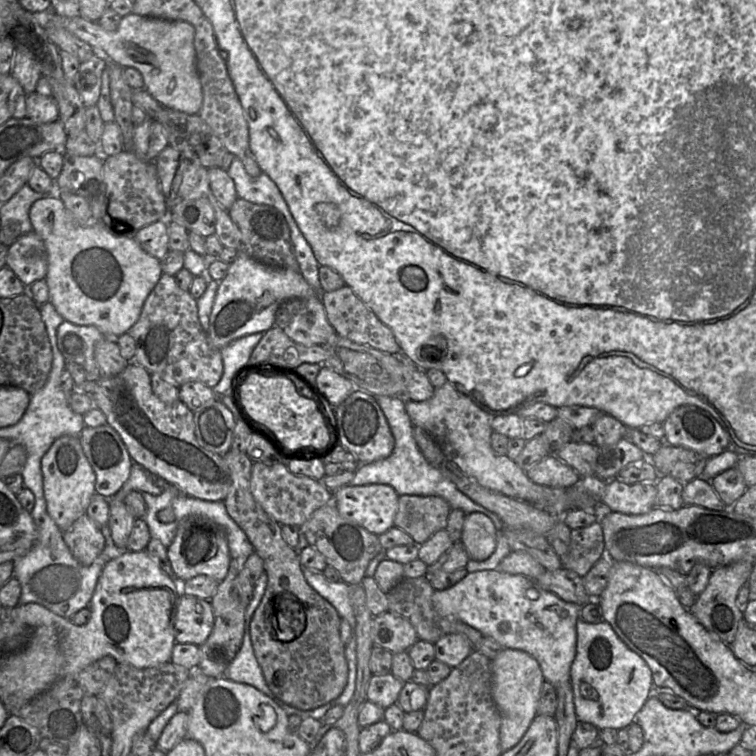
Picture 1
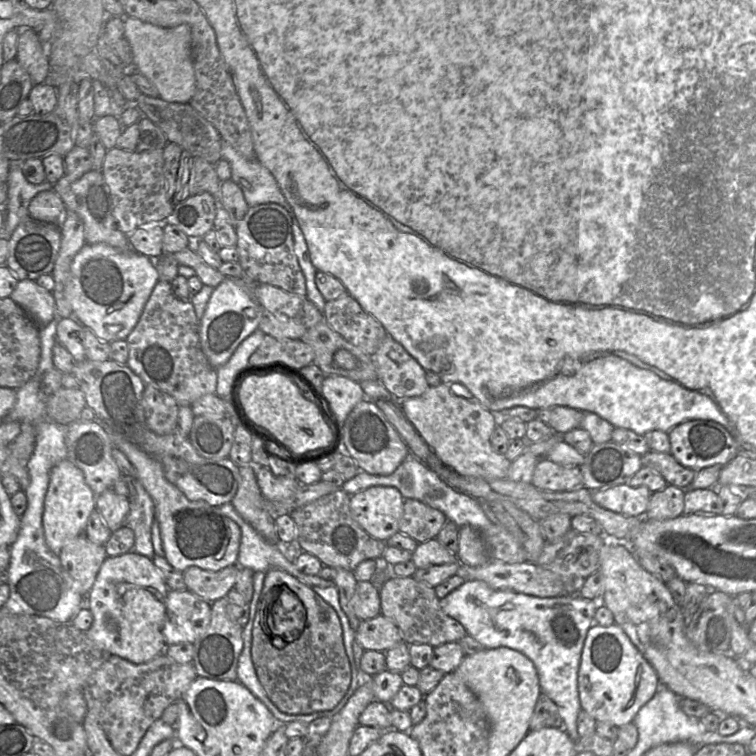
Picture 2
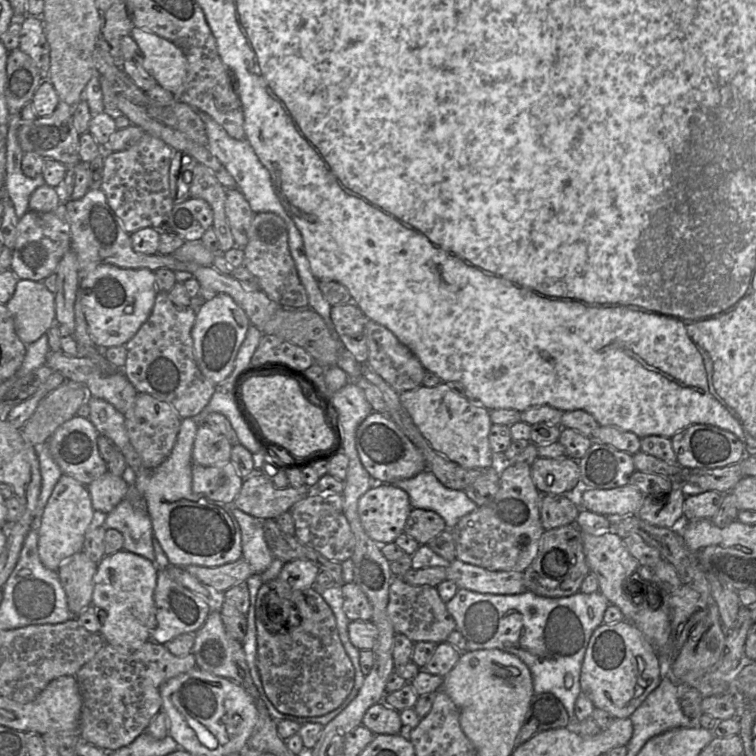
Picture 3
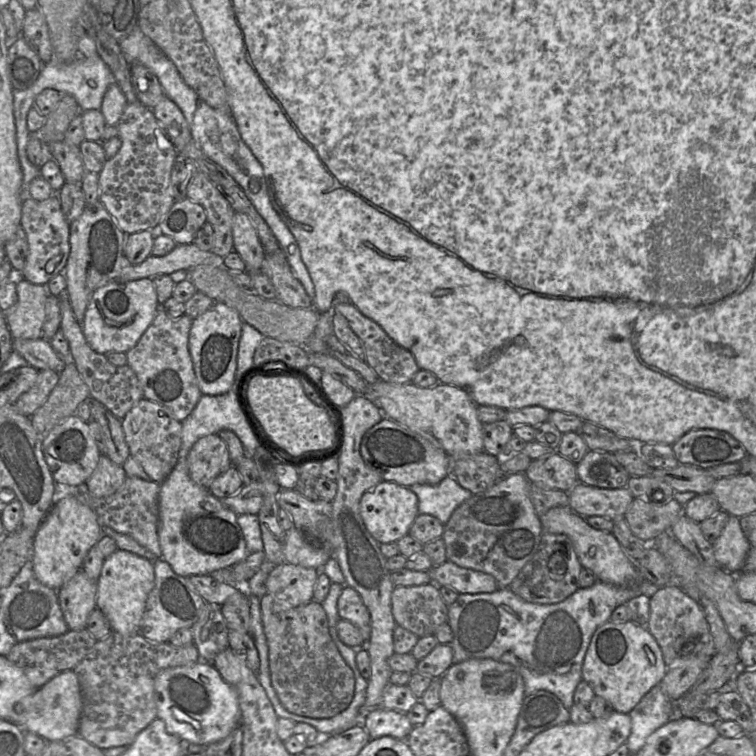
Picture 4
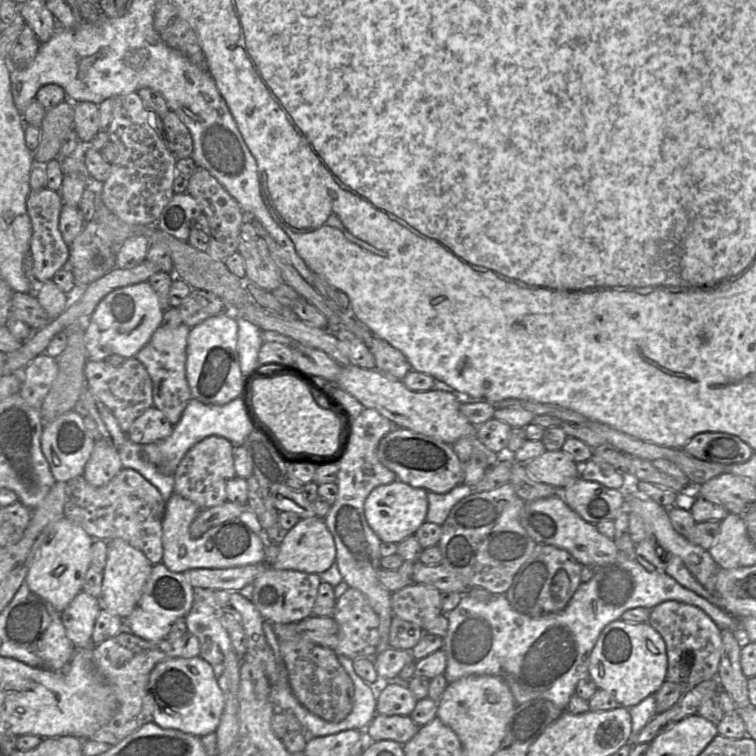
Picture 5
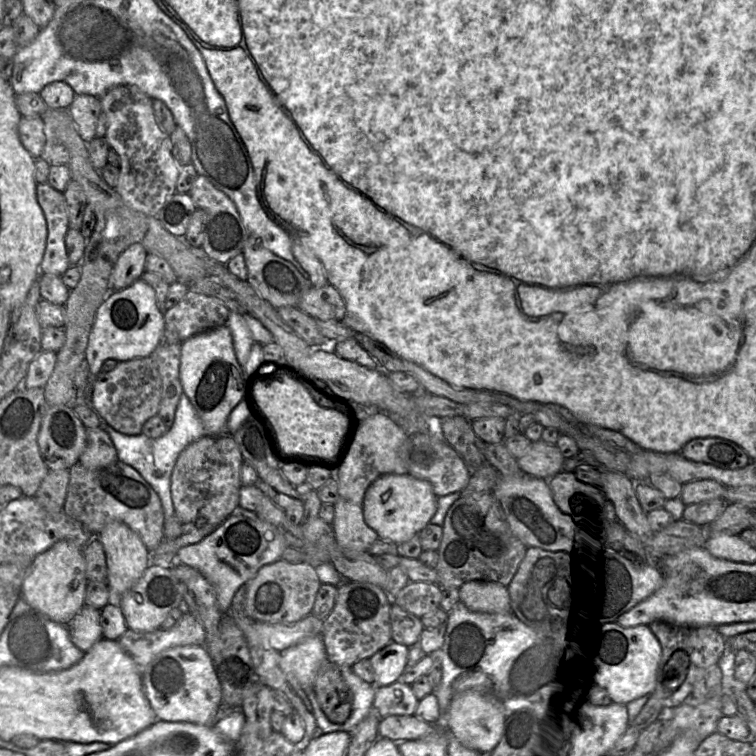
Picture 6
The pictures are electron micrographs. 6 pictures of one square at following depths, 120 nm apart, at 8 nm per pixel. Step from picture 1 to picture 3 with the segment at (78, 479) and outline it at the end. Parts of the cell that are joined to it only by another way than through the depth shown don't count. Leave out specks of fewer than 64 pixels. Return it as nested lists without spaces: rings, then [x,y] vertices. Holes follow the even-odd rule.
[[[63,474],[52,491],[38,528],[38,554],[42,564],[58,571],[64,561],[83,550],[86,531],[102,516],[93,509],[87,487]]]

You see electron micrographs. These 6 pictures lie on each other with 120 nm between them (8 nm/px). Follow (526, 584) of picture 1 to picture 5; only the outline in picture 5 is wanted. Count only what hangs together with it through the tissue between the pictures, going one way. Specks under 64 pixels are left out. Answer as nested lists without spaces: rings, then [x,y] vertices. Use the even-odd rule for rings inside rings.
[[[619,554],[611,564],[595,568],[593,577],[579,585],[563,610],[543,617],[531,618],[518,613],[505,595],[493,595],[487,602],[462,595],[459,604],[445,613],[448,630],[442,647],[447,658],[444,676],[448,683],[471,675],[495,676],[505,681],[517,705],[544,699],[565,711],[571,696],[575,694],[578,681],[588,674],[591,651],[603,628],[610,622],[620,619],[628,609],[636,607],[652,609],[668,600],[697,606],[713,620],[719,629],[729,630],[737,639],[740,639],[741,625],[738,618],[683,587],[665,572],[648,572],[634,559],[633,555]]]

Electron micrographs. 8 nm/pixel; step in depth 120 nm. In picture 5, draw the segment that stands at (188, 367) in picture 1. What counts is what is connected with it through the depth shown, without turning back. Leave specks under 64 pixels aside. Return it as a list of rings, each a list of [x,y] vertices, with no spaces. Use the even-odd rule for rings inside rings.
[[[181,324],[174,329],[160,326],[149,342],[136,354],[146,368],[153,384],[153,406],[159,409],[174,426],[192,398],[186,378],[187,341],[191,328]]]

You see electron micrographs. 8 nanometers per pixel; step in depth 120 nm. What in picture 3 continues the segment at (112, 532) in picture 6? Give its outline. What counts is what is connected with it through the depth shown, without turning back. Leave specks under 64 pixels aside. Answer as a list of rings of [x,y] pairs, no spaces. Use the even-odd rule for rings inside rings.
[[[118,551],[104,556],[98,563],[94,576],[92,606],[98,611],[102,619],[100,635],[105,642],[117,648],[134,650],[151,640],[151,634],[156,627],[156,606],[154,592],[157,584],[158,567],[148,559],[128,552]]]

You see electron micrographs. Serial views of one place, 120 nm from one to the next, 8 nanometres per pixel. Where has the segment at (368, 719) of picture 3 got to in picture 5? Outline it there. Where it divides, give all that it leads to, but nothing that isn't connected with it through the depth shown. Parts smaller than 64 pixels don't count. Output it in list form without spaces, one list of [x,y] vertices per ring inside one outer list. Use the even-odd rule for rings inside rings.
[[[376,714],[364,730],[366,741],[391,740],[404,745],[418,732],[420,726],[409,716]]]

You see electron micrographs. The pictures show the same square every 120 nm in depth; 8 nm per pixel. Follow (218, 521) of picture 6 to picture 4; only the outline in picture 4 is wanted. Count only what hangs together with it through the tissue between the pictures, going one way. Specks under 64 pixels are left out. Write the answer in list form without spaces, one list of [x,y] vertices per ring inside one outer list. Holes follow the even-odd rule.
[[[210,434],[198,439],[187,455],[187,464],[190,478],[207,489],[217,476],[232,465],[228,447],[218,434]]]

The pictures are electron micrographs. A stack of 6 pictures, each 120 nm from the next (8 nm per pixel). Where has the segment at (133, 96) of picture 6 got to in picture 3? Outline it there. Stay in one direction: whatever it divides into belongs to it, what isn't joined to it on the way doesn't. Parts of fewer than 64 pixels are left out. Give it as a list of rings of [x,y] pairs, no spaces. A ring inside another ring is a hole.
[[[148,133],[127,150],[104,152],[100,189],[127,233],[149,227],[159,229],[166,224],[174,206],[169,189],[169,169],[174,152],[162,140]]]

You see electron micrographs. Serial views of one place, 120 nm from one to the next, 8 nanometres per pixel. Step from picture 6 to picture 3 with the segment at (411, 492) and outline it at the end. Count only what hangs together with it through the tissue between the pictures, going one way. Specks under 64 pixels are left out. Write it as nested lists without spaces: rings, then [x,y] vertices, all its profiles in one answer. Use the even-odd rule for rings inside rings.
[[[390,483],[375,484],[357,505],[363,529],[379,545],[394,542],[404,532],[412,509],[408,493]]]

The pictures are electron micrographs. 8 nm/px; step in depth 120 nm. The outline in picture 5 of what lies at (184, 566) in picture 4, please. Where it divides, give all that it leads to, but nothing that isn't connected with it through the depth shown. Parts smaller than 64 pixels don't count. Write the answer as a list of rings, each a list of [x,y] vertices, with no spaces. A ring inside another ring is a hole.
[[[172,493],[165,503],[162,521],[162,563],[172,572],[183,573],[194,568],[226,569],[264,560],[266,540],[262,535],[254,533],[238,518],[227,520],[206,531],[199,538],[192,538],[189,526],[200,512],[198,505],[192,501]]]

